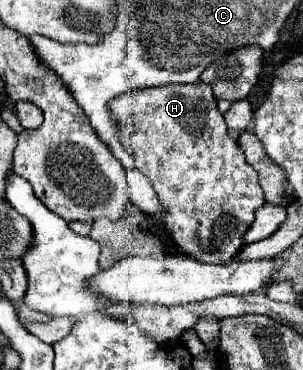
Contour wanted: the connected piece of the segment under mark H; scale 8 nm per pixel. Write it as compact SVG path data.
M195 83L195 85L167 85L167 87L151 87L151 89L141 89L141 91L131 91L115 101L111 101L111 113L113 119L117 119L123 125L123 143L127 149L131 149L135 161L137 161L137 169L149 177L149 181L153 183L157 197L161 201L161 205L165 207L167 215L163 219L165 229L169 231L173 243L187 255L191 255L193 259L205 261L205 263L227 263L231 261L231 257L241 249L243 245L243 235L247 231L247 227L251 227L253 223L253 215L255 211L265 203L263 197L263 189L259 187L259 177L257 171L247 163L247 159L243 159L243 151L239 151L239 143L235 139L229 137L227 133L227 125L223 115L217 109L217 99L211 91L211 87L207 87L207 83Z

